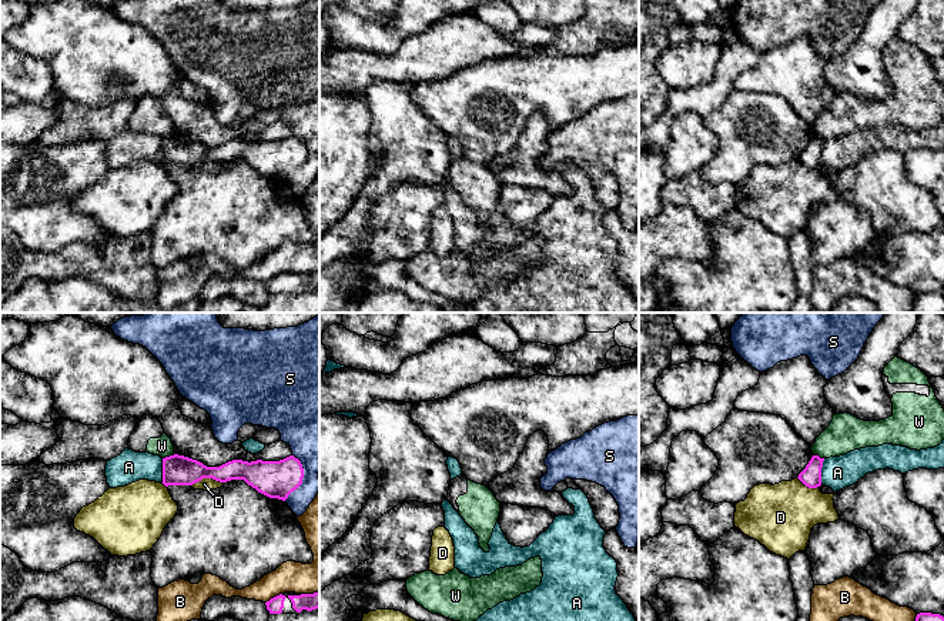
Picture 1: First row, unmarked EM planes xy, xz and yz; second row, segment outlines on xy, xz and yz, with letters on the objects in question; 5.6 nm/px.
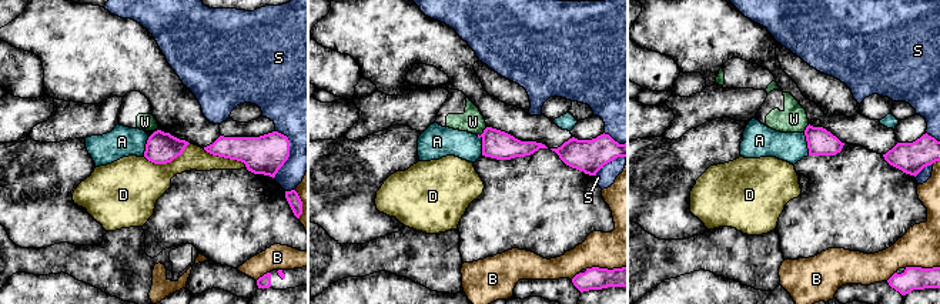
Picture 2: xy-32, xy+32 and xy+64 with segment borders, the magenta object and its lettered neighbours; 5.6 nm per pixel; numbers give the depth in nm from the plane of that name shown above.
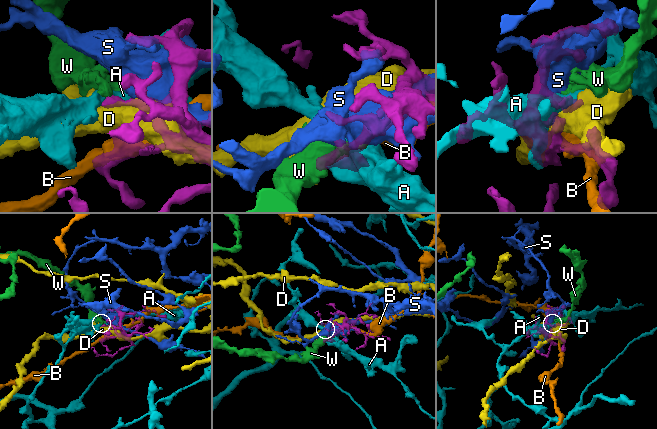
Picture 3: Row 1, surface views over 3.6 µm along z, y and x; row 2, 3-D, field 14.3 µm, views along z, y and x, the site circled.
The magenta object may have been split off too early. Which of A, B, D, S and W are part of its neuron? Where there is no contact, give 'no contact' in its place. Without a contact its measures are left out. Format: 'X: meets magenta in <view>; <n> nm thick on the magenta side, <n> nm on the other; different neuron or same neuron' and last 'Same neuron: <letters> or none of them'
A: meets magenta in xy; 180 nm thick on the magenta side, 180 nm on the other; different neuron
B: meets magenta in xy; 90 nm thick on the magenta side, 180 nm on the other; different neuron
D: meets magenta in xy; 180 nm thick on the magenta side, 70 nm on the other; different neuron
S: meets magenta in xy; 200 nm thick on the magenta side, 340 nm on the other; different neuron
W: meets magenta in xy; 180 nm thick on the magenta side, 110 nm on the other; different neuron
Same neuron: none of them

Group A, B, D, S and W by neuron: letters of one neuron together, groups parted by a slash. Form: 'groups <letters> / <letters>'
groups A / B / D / S / W

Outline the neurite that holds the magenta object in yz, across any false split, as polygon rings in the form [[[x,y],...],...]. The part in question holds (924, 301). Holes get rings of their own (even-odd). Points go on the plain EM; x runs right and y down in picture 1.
[[[920,293],[915,297],[913,313],[944,313],[944,297],[940,294]]]

